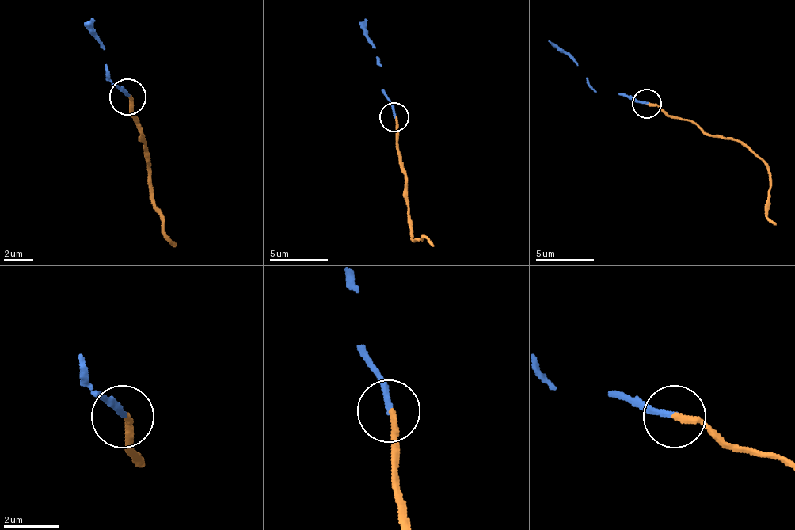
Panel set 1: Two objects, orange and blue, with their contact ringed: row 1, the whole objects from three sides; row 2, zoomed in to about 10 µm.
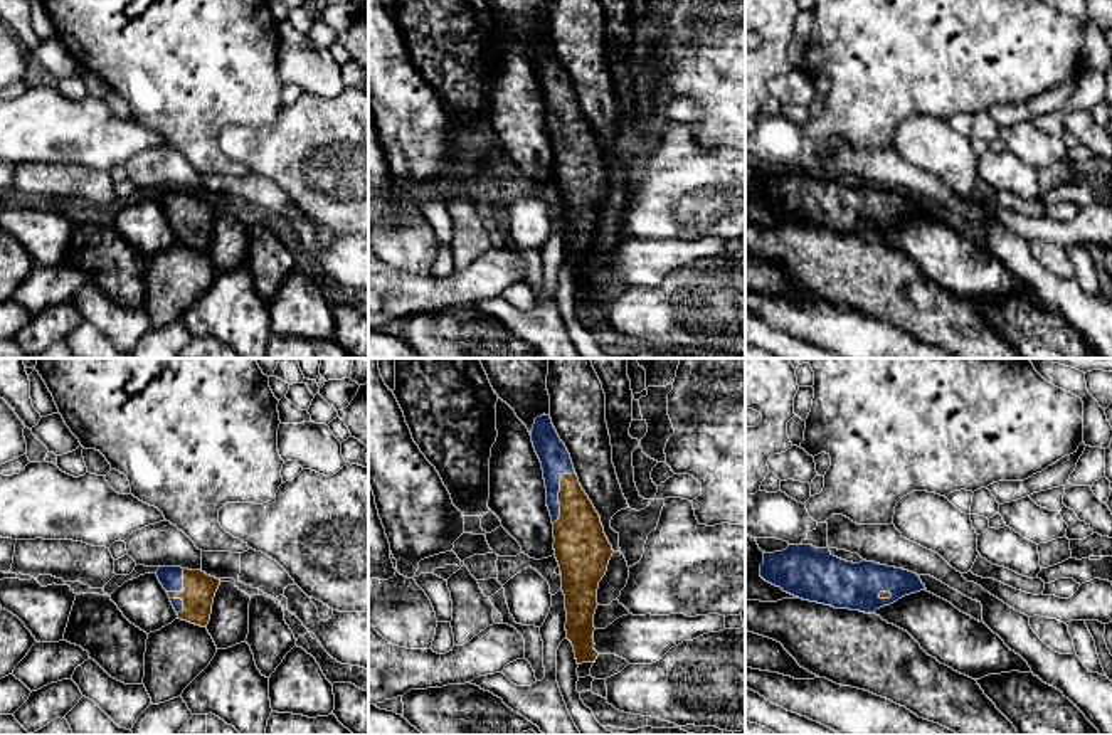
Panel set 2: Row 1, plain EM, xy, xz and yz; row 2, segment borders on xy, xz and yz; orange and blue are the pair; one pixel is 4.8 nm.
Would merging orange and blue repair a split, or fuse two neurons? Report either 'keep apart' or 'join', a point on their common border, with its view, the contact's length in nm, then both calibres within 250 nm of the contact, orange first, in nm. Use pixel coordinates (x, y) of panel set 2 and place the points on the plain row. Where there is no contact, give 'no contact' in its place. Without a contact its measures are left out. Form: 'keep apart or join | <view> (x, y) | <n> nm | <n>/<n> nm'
join | xz (559, 116) | 280 nm | 240/140 nm

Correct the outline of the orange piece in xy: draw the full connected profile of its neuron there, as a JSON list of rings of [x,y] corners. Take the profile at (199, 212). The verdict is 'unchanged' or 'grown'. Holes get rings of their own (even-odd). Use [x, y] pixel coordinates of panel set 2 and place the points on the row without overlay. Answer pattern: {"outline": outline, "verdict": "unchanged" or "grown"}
{"outline": [[[160,190],[156,200],[167,214],[178,242],[207,251],[220,204],[202,193]]], "verdict": "grown"}

